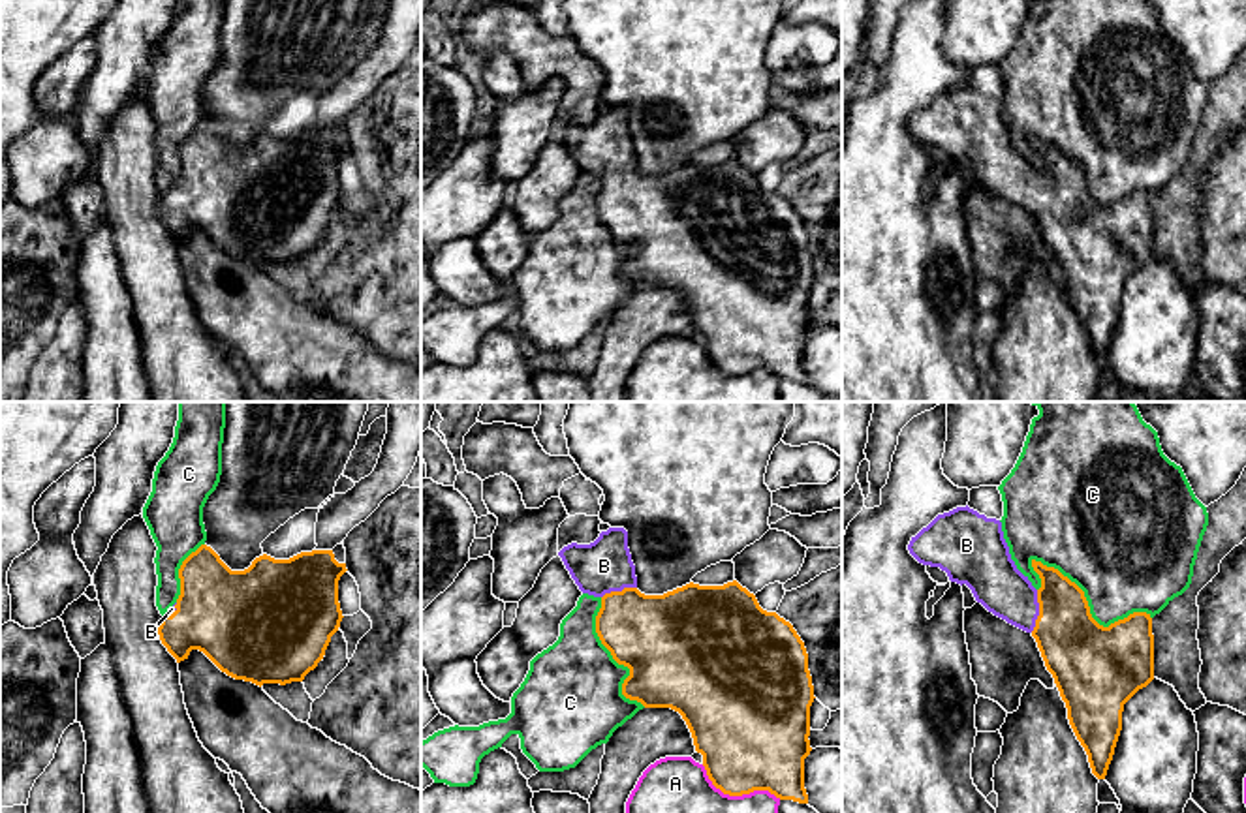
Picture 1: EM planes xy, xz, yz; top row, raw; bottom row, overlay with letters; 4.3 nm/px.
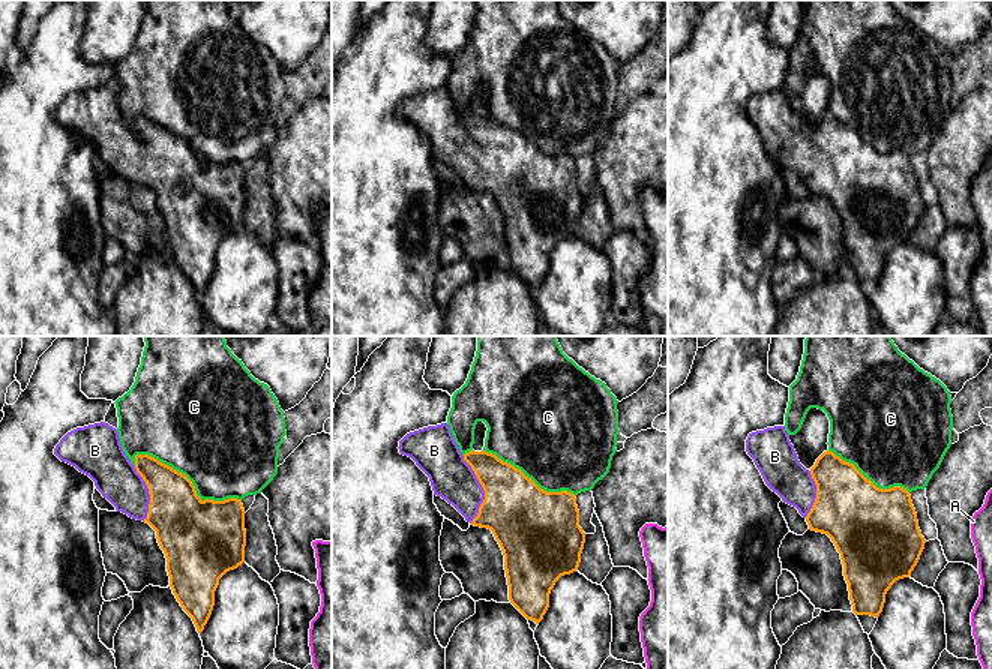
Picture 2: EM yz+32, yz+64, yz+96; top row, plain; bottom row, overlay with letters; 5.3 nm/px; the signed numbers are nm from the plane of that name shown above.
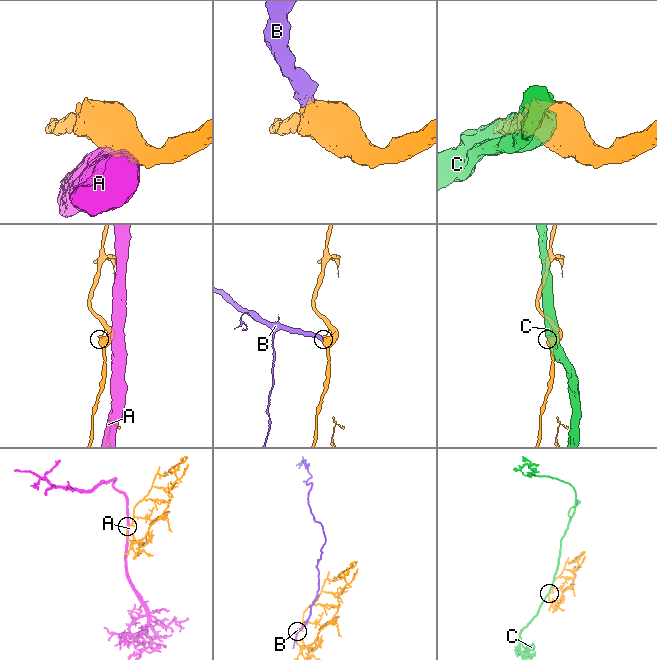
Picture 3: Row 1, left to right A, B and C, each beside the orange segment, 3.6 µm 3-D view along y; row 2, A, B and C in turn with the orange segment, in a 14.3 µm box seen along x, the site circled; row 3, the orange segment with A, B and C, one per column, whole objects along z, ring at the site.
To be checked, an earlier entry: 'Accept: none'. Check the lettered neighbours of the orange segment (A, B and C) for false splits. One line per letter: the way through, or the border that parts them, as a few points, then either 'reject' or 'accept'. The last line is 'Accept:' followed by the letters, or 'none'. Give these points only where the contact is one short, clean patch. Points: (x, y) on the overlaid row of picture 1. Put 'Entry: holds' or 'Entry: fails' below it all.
A: reject
B: runs through yz (1079, 652), (1040, 611), (1021, 605), (993, 577); accept
C: reject
Accept: B
Entry: fails

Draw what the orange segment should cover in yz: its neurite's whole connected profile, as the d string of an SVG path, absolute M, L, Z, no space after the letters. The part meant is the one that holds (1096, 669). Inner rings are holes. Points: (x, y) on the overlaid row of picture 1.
M968 505L938 514L911 537L908 550L919 563L945 571L951 582L966 584L989 612L1036 638L1066 702L1069 725L1088 755L1092 774L1105 779L1122 730L1124 704L1154 680L1150 614L1133 612L1103 627L1092 618L1084 591L1075 582L1058 569L1032 560L1041 578L1041 588L1036 590L1011 560L1002 522Z

